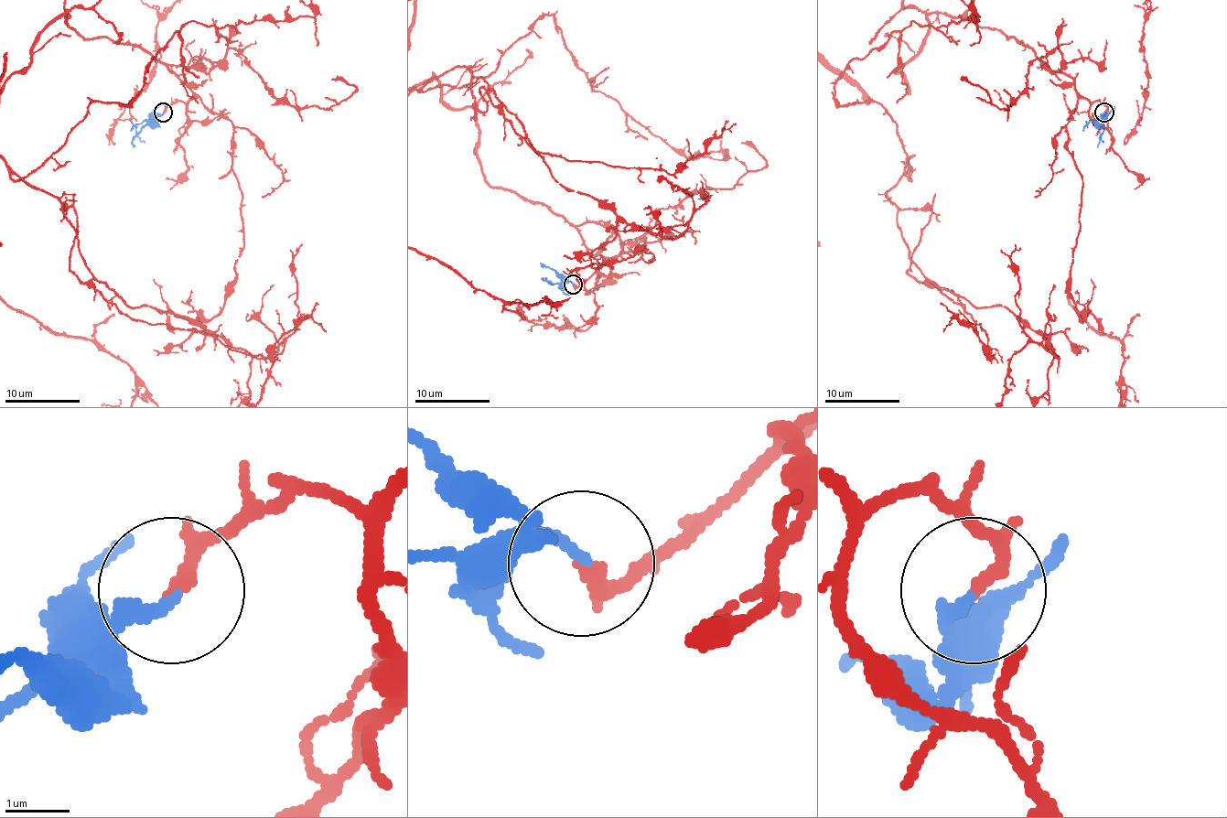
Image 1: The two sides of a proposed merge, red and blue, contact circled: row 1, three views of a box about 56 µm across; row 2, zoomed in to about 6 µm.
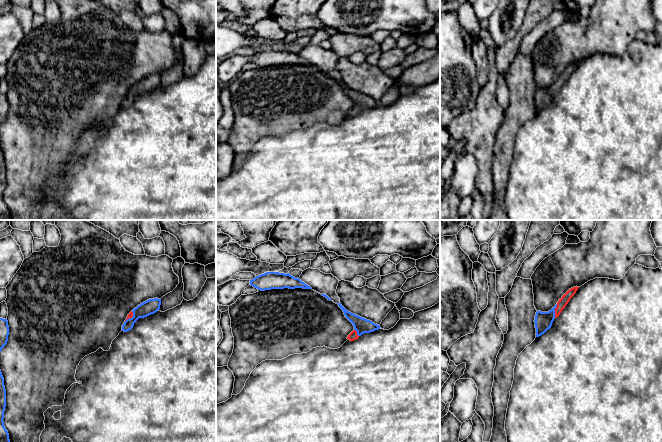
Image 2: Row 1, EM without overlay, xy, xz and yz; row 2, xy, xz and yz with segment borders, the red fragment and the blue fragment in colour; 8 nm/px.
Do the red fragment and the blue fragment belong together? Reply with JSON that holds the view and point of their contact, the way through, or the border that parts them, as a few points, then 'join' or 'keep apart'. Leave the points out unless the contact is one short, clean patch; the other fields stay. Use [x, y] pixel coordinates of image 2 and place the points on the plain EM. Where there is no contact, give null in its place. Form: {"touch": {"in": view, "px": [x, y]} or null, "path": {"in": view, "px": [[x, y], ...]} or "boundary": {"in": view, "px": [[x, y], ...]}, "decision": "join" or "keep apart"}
{"touch": {"in": "yz", "px": [555, 87]}, "path": {"in": "yz", "px": [[562, 78], [555, 87], [543, 97]]}, "decision": "join"}

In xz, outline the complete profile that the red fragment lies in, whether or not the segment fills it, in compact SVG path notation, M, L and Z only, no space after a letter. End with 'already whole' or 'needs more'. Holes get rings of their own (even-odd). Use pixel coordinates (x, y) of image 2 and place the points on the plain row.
M341 79L338 80L339 83L343 86L345 93L353 100L354 106L348 111L347 115L354 117L358 115L364 109L370 109L375 106L380 105L380 102L373 99L370 96L362 94L356 90L353 90L347 87Z; needs more

